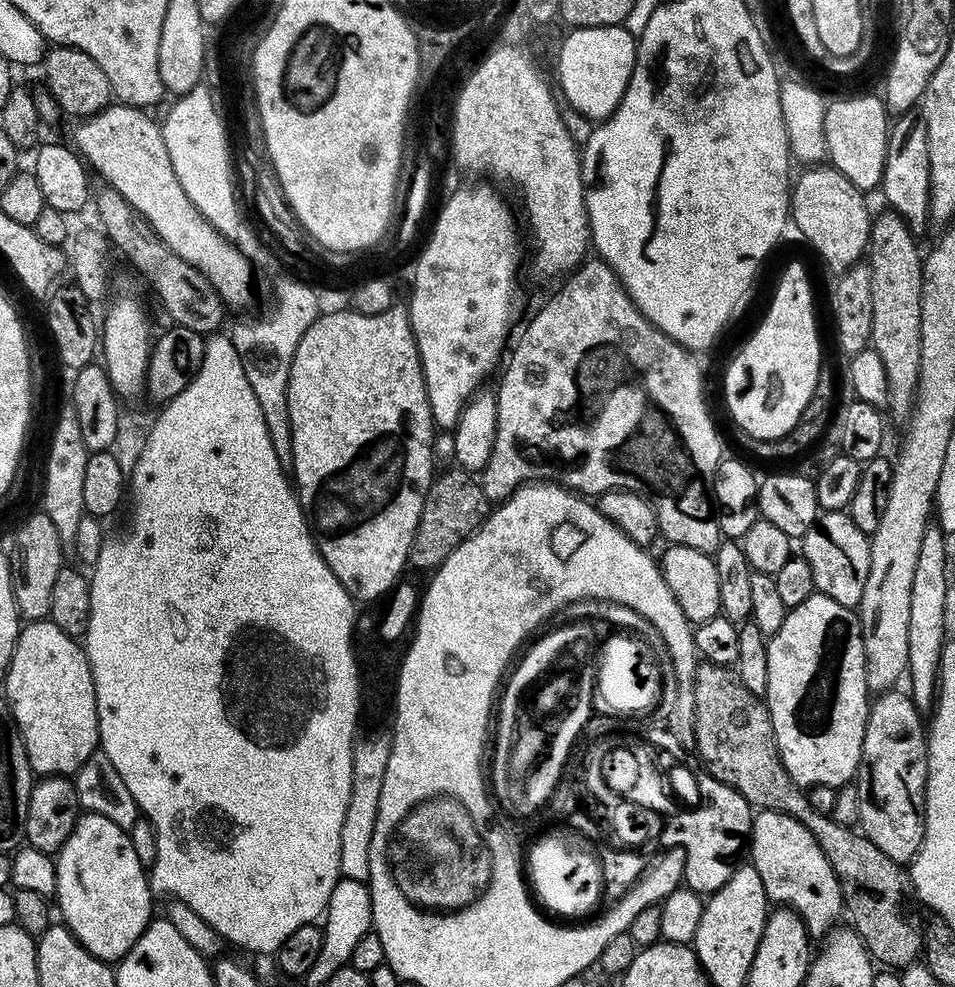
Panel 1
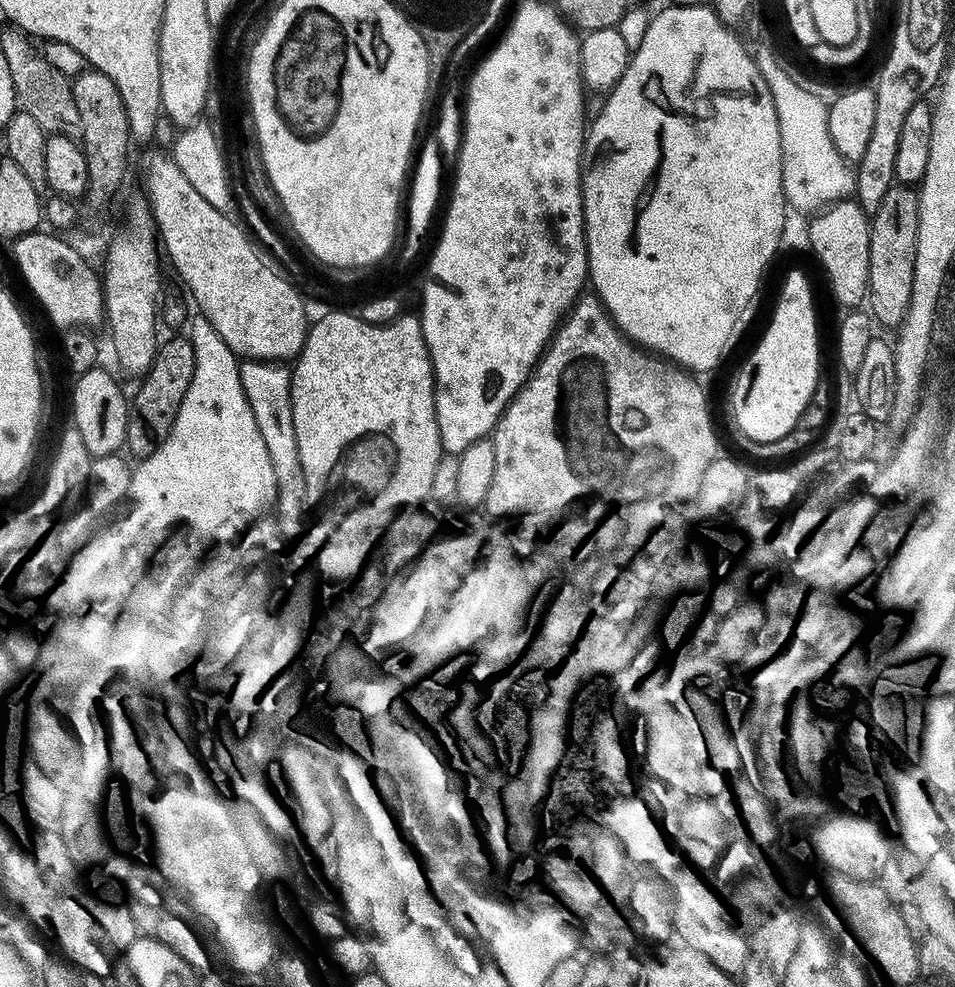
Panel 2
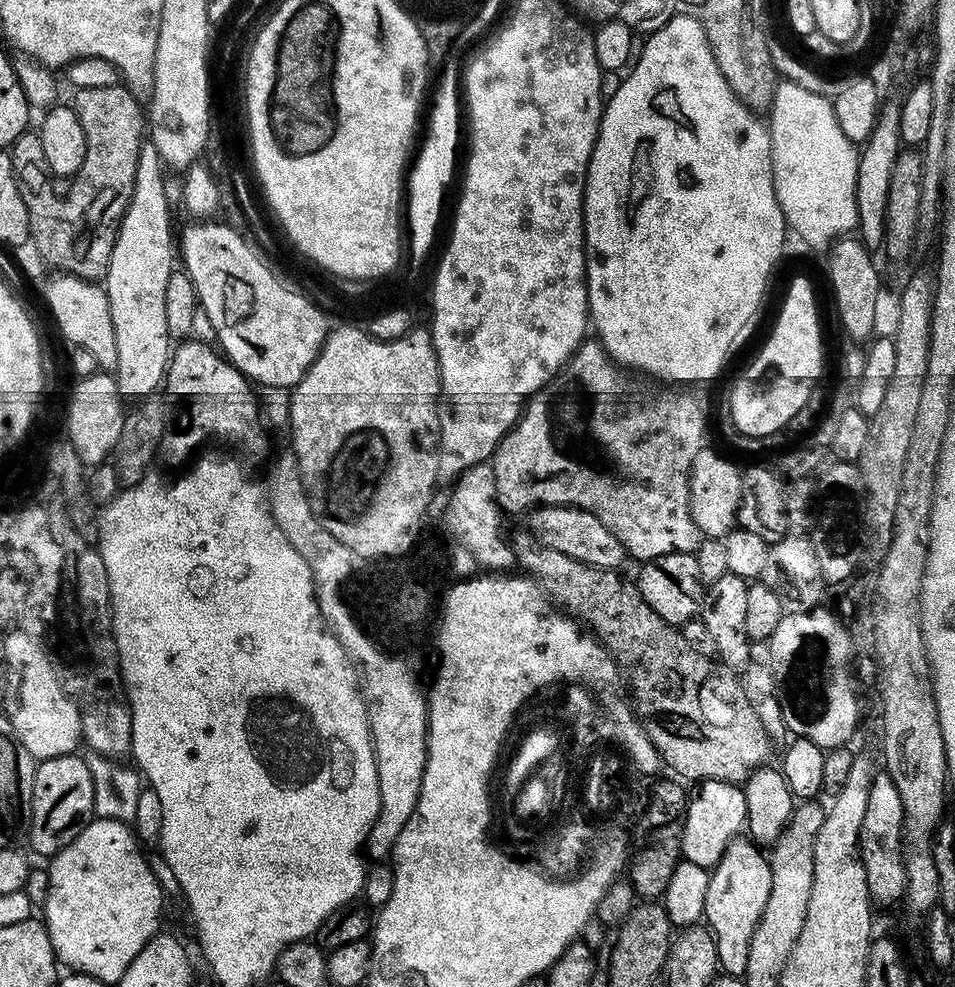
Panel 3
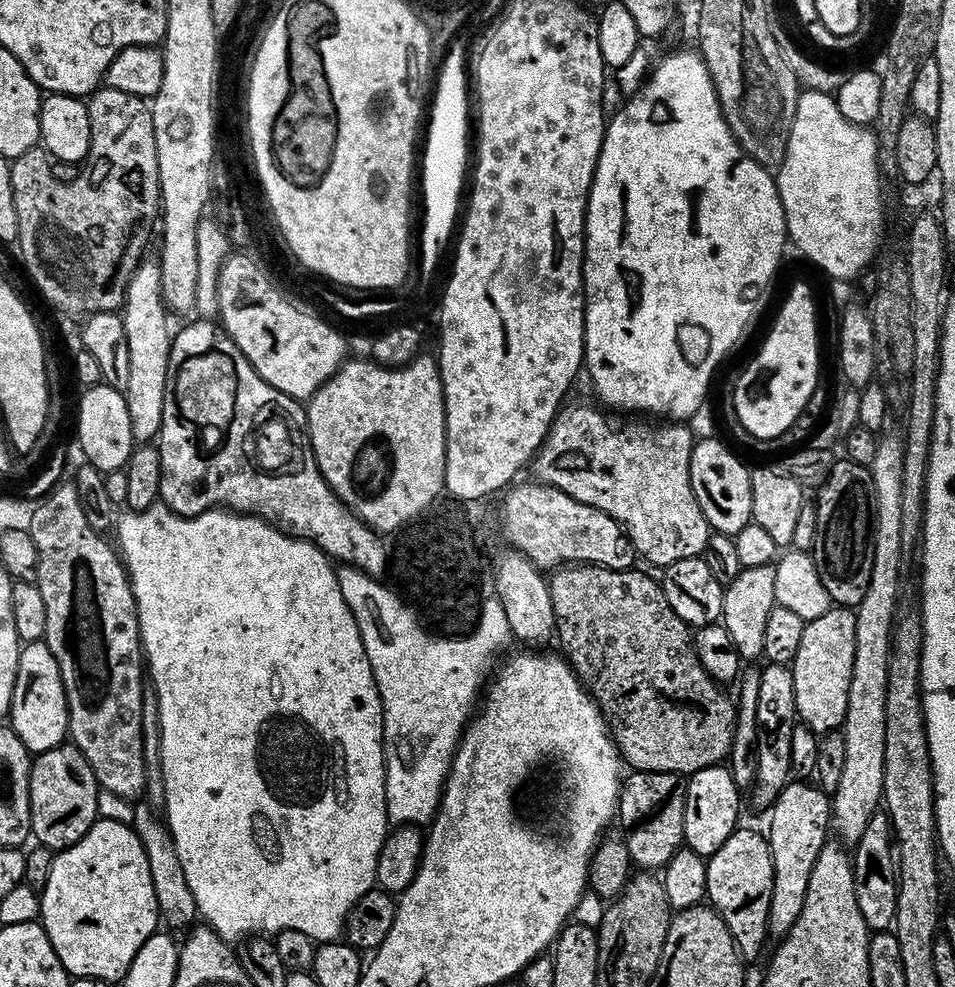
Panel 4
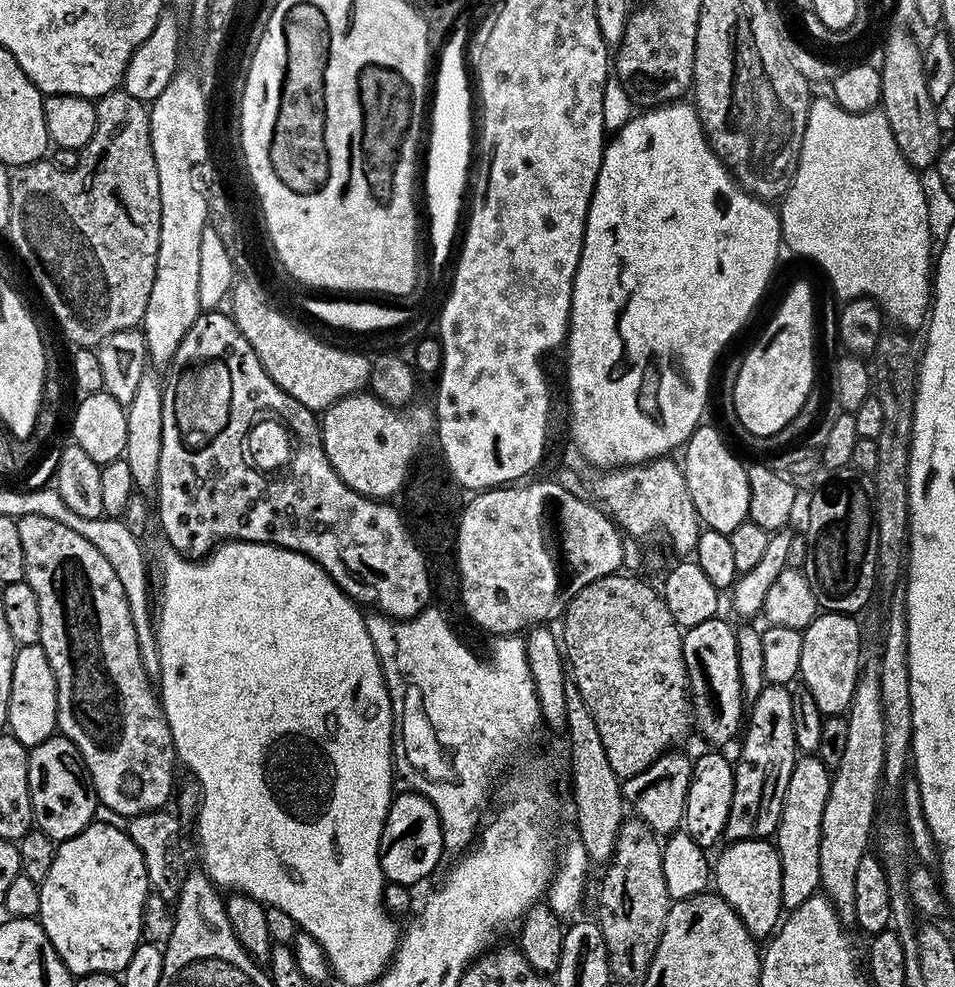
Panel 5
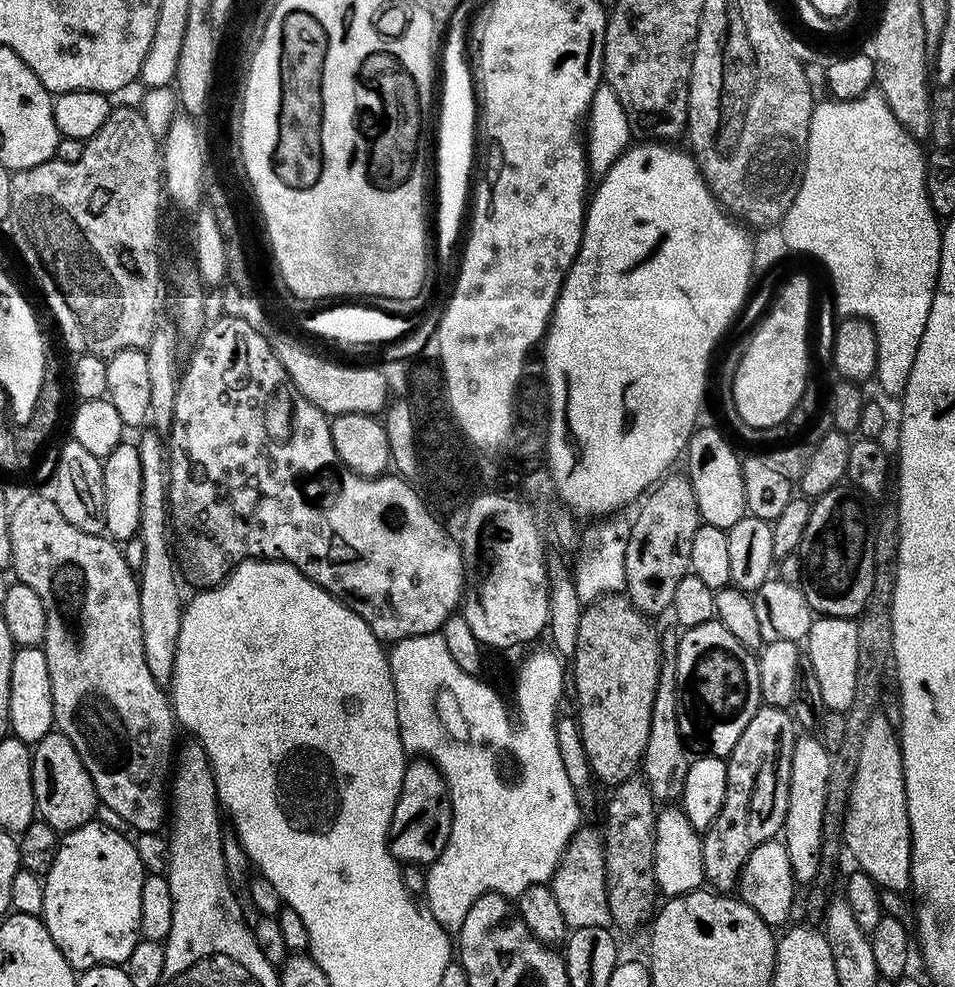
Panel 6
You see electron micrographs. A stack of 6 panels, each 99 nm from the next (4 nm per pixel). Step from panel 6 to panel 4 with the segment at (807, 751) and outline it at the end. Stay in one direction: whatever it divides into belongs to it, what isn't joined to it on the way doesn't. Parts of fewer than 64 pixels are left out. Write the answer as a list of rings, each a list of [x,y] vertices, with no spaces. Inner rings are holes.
[[[789,782],[778,794],[770,815],[766,835],[774,858],[774,894],[770,894],[768,926],[773,933],[783,934],[798,922],[798,914],[802,914],[810,870],[814,870],[814,862],[818,862],[818,854],[830,836],[832,801],[829,793],[815,783]]]

